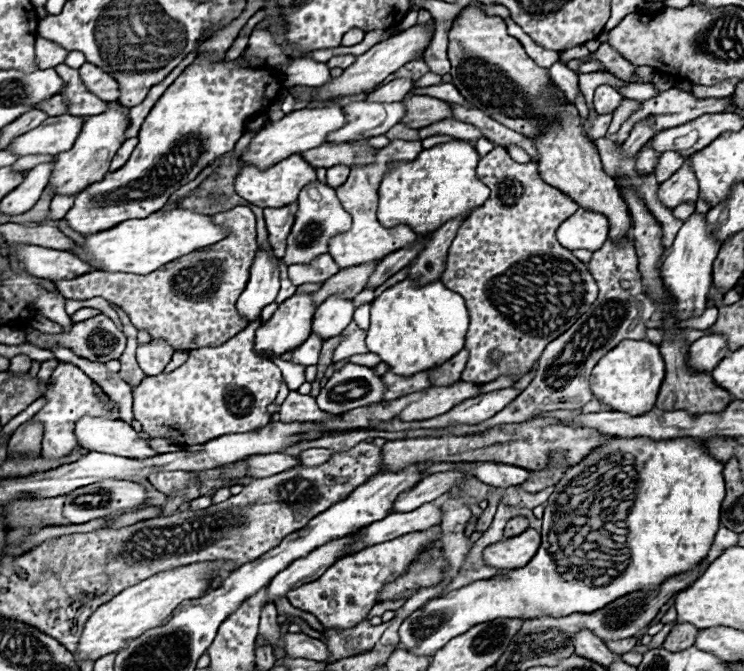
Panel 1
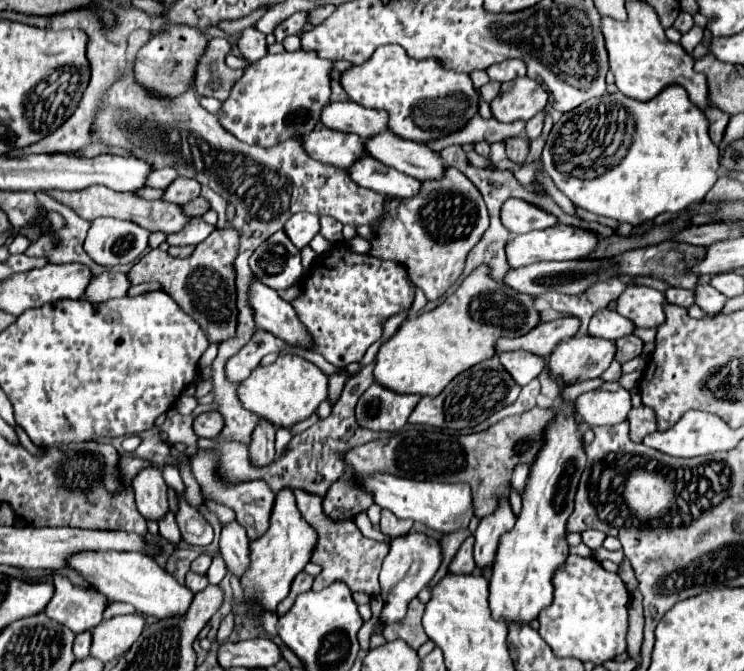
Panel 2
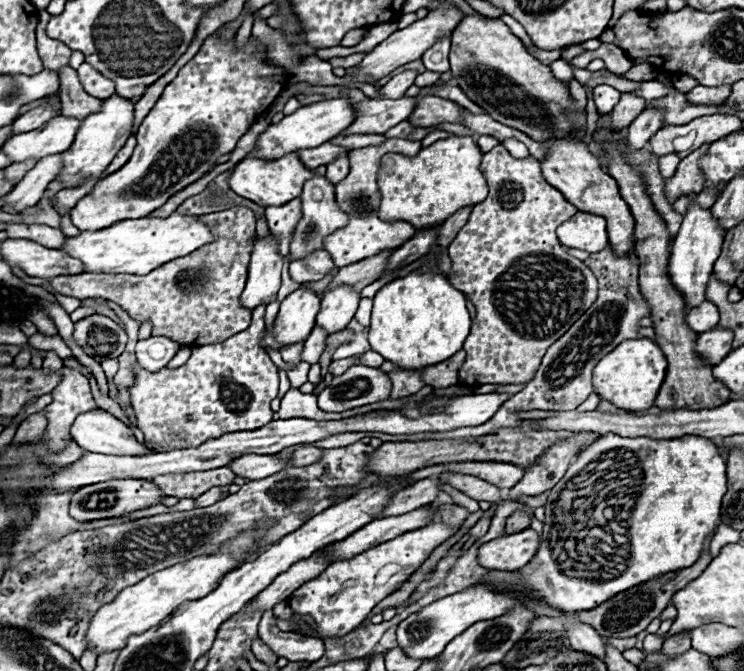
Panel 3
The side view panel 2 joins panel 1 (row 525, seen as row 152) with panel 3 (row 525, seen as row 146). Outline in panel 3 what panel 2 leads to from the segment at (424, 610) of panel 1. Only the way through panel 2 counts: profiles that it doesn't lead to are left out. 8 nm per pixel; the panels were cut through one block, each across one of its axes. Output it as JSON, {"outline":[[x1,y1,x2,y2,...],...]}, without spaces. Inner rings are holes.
{"outline":[[606,434,600,436,592,446,588,446,584,452,578,454,578,458,570,464,564,478,550,490,548,502,546,502,546,520,544,520,544,532,542,532,542,544,536,552,536,556,518,570,520,586,526,590,526,594,534,600,544,602,546,606,552,606,562,612,580,612,580,610,592,610,612,596,644,584,648,580,654,580,656,576,662,576,664,572,676,572,682,568,690,568,704,552,704,542,710,532,716,530,718,518,720,518,720,504,722,496,726,494,726,462,718,454,718,448,712,440,700,438,700,436,682,436,674,440,650,440,650,438,622,438,618,434]]}

